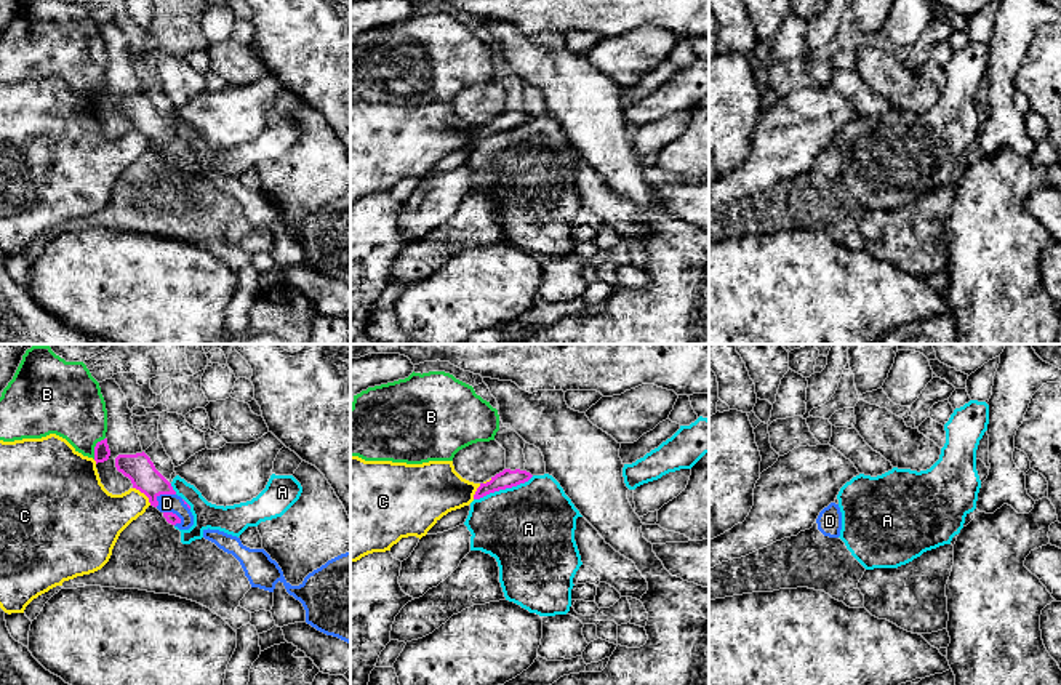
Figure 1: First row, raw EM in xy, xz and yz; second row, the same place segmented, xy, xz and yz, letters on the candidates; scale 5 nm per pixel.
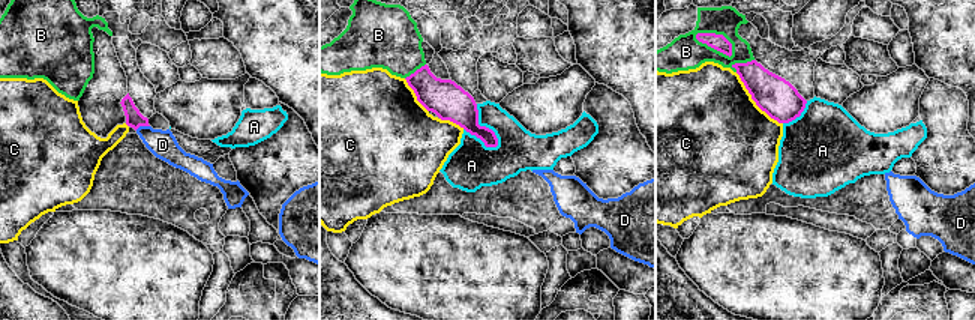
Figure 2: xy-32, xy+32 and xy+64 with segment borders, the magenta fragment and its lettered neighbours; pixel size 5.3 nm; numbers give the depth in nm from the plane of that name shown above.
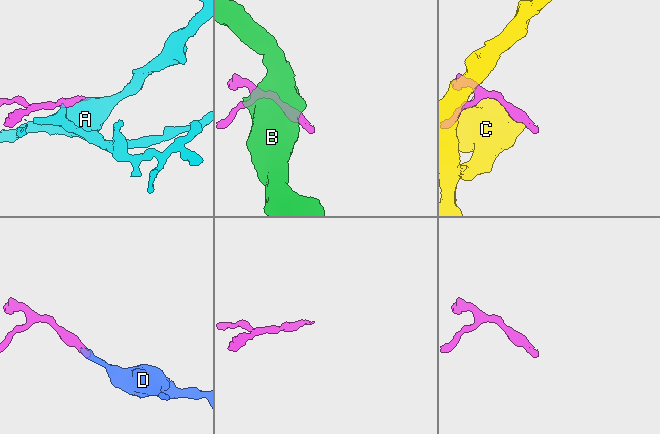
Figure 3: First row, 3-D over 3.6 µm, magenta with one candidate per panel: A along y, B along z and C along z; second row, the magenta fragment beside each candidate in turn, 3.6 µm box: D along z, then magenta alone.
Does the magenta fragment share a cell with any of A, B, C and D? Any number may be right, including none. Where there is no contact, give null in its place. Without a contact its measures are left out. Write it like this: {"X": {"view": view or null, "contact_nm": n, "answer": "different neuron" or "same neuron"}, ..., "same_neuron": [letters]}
{"A": {"view": "xz", "contact_nm": 320, "answer": "different neuron"}, "B": {"view": "xy", "contact_nm": 130, "answer": "different neuron"}, "C": {"view": "xy", "contact_nm": 130, "answer": "different neuron"}, "D": {"view": "xy", "contact_nm": 120, "answer": "same neuron"}, "same_neuron": ["D"]}

